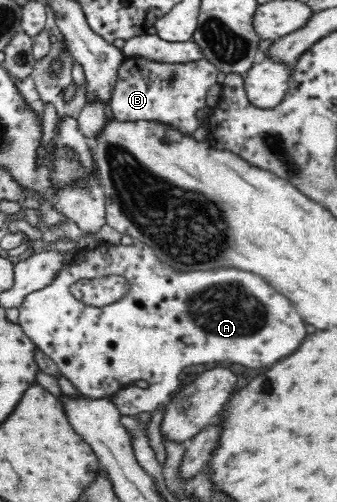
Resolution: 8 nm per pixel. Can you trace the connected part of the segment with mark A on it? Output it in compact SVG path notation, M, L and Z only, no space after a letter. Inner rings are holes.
M137 241L128 246L103 242L90 251L77 250L73 259L74 263L67 261L51 285L24 298L18 307L18 325L83 396L92 399L113 396L136 379L159 383L193 364L232 362L253 369L273 366L295 353L307 337L306 324L289 299L251 272L235 268L175 271L159 261L149 246ZM110 275L125 277L129 281L129 291L112 305L83 305L70 292L71 284L80 279Z

